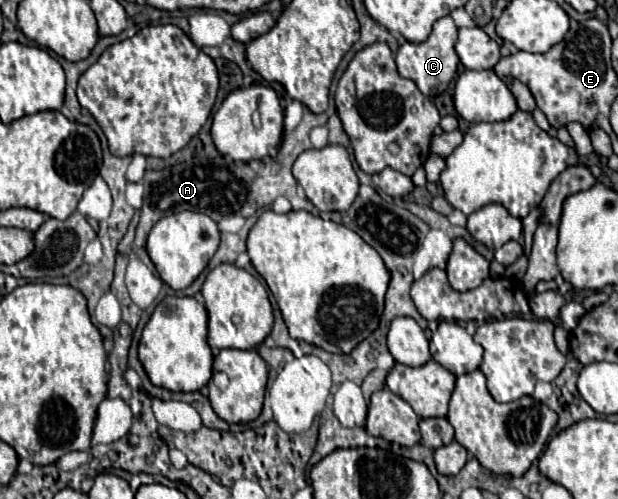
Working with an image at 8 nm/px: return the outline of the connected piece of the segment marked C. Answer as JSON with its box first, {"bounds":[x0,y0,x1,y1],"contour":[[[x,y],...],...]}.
{"bounds":[396,17,460,99],"contour":[[[442,17],[434,23],[434,29],[430,33],[430,37],[424,43],[402,43],[398,53],[396,53],[396,65],[398,65],[398,73],[406,79],[412,79],[416,83],[416,87],[422,91],[422,95],[426,95],[428,99],[438,97],[440,93],[444,93],[450,85],[450,81],[456,75],[458,63],[460,59],[456,57],[454,45],[458,39],[458,29],[452,21],[452,17]]]}

